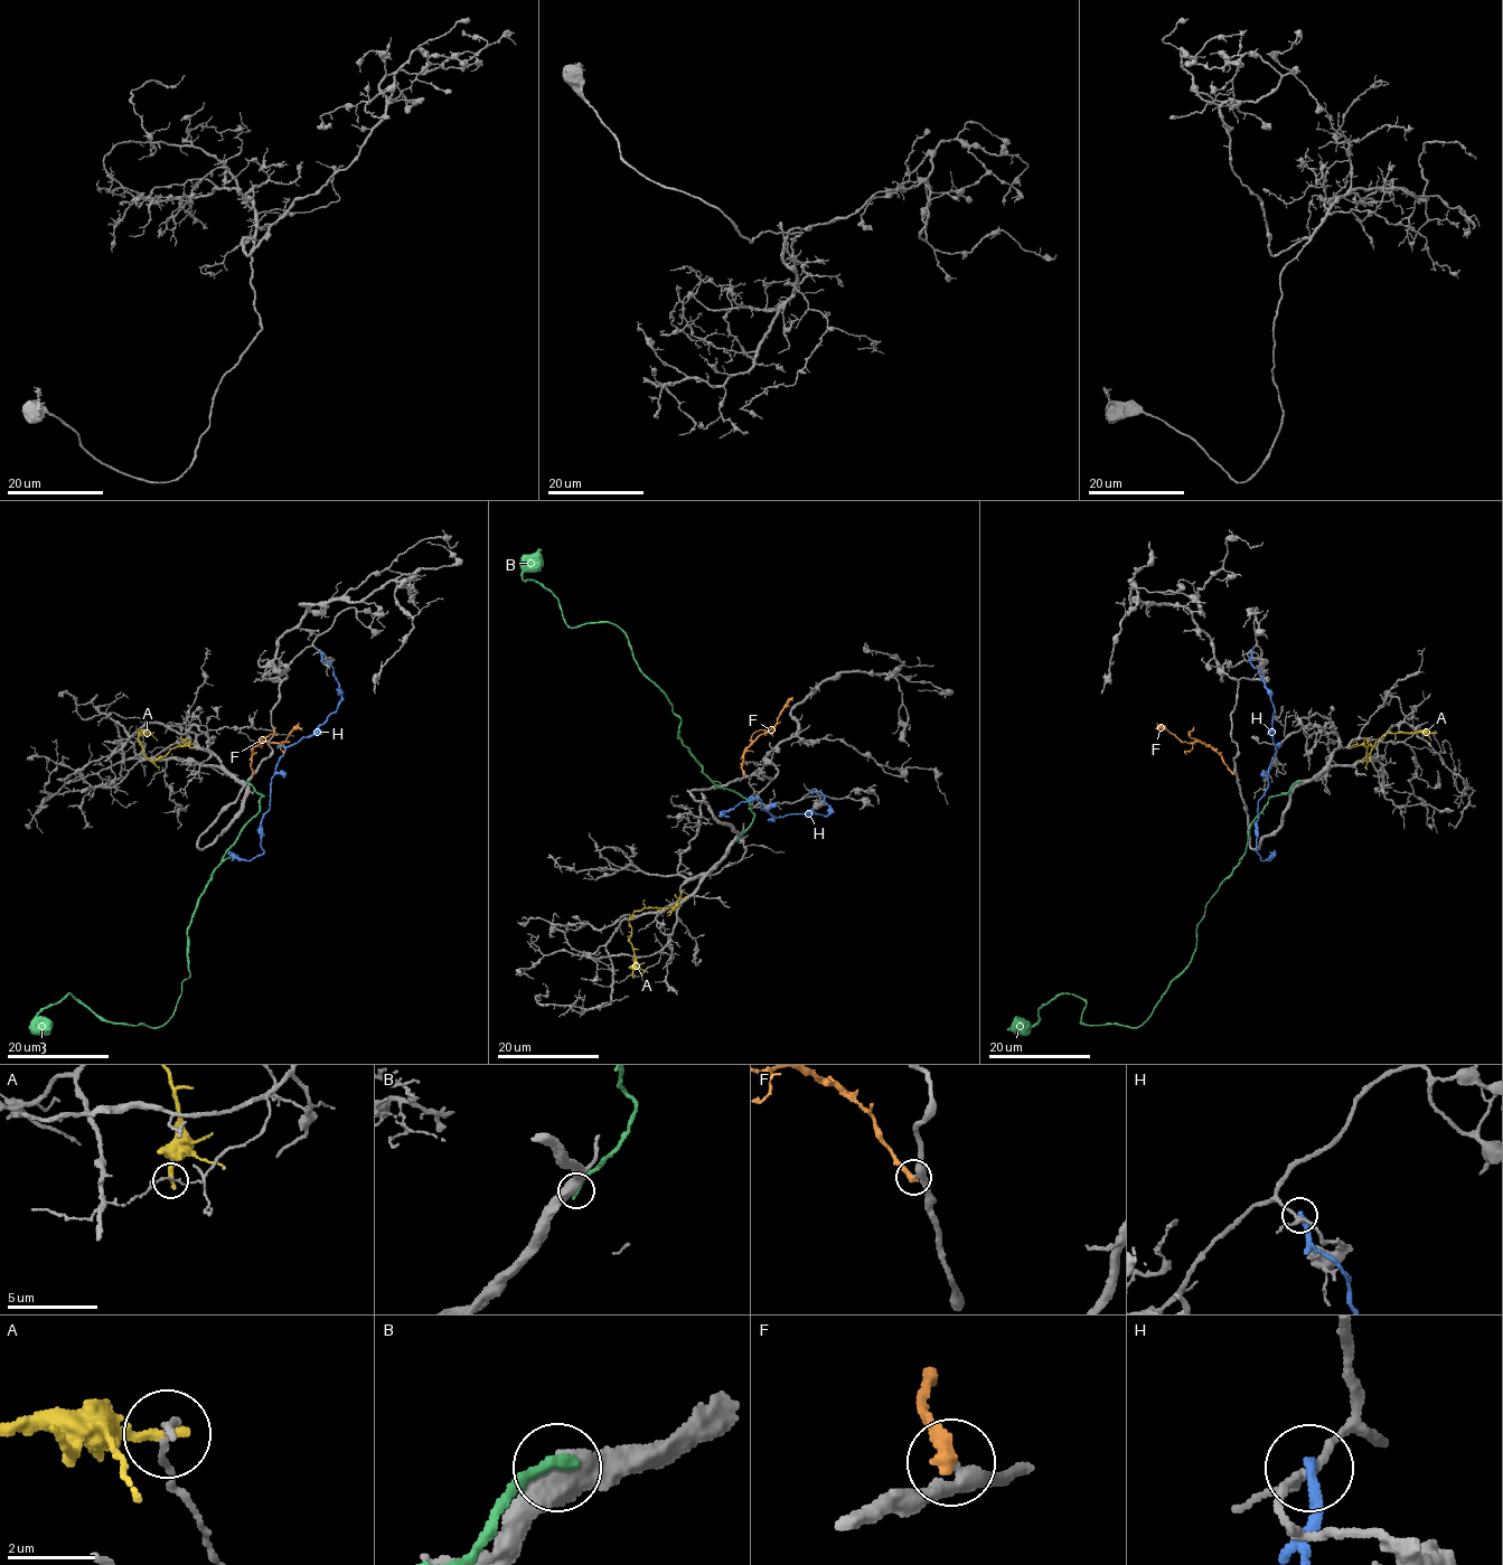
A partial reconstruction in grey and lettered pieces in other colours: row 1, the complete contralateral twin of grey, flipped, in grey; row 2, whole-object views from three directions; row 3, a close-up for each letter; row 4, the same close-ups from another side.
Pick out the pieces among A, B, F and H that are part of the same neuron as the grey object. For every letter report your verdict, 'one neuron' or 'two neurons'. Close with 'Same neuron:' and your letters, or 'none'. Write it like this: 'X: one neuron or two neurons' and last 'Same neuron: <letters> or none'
A: two neurons
B: two neurons
F: two neurons
H: two neurons
Same neuron: none

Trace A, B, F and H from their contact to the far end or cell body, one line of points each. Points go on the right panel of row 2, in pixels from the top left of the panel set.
A: (1435, 733), (1387, 733), (1378, 739), (1368, 761), (1365, 746), (1347, 748)
B: (1297, 782), (1250, 826), (1190, 964), (1138, 1027), (1081, 1023), (1086, 1002), (1058, 993), (1024, 1034), (1007, 1028)
F: (1233, 773), (1219, 754), (1208, 746), (1199, 742), (1182, 742), (1164, 728), (1155, 728)
H: (1251, 650), (1251, 663), (1270, 696), (1276, 747), (1265, 794), (1258, 803), (1256, 852), (1261, 860), (1274, 852)

